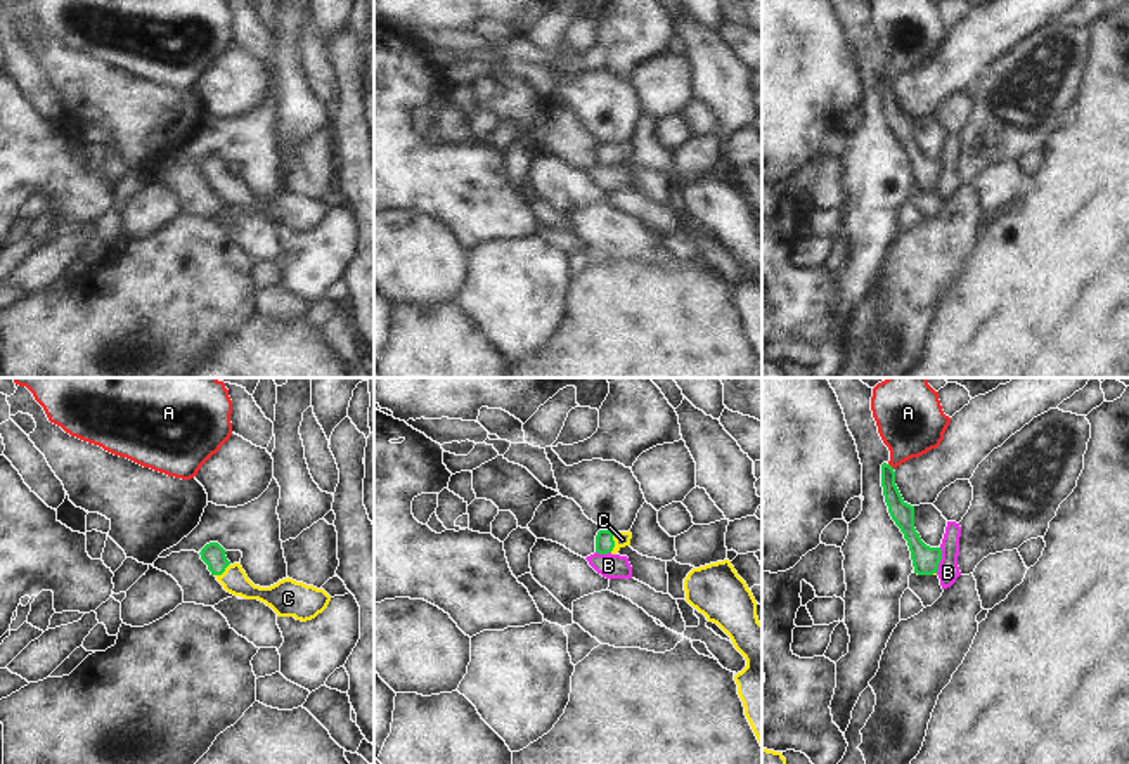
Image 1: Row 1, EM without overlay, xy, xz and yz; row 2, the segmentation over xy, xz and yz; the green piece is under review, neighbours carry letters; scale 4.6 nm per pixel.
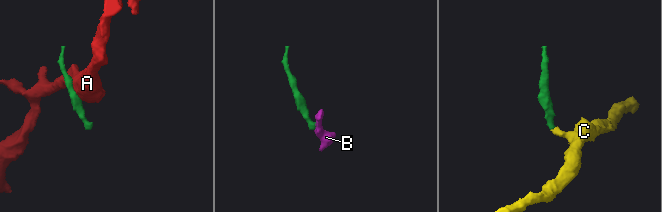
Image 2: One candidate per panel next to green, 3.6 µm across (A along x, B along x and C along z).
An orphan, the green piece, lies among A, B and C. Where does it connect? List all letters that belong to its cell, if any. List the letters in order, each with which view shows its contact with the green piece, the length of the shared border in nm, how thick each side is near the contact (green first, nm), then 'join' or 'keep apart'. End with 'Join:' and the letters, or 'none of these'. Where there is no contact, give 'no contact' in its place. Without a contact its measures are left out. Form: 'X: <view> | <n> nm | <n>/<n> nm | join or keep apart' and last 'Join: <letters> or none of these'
A: yz | 40 nm | 110/320 nm | keep apart
B: yz | 120 nm | 130/100 nm | keep apart
C: xz | 100 nm | 90/70 nm | join
Join: C

